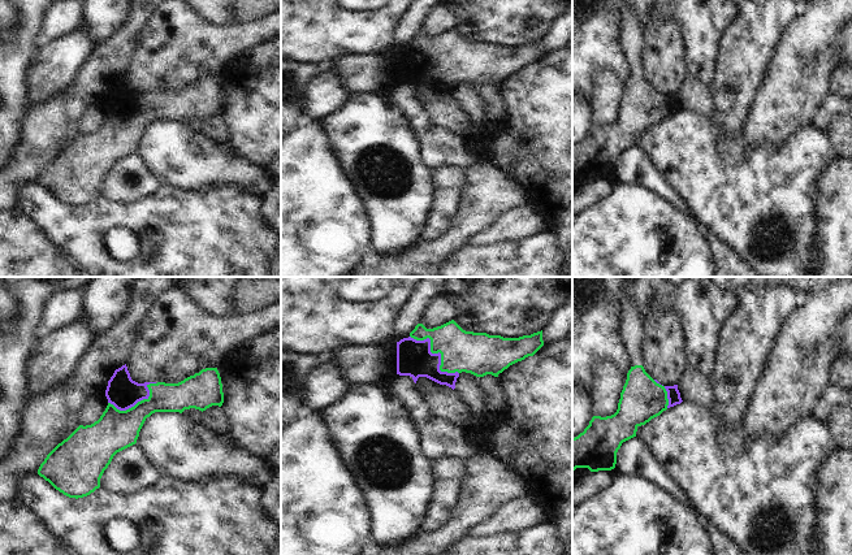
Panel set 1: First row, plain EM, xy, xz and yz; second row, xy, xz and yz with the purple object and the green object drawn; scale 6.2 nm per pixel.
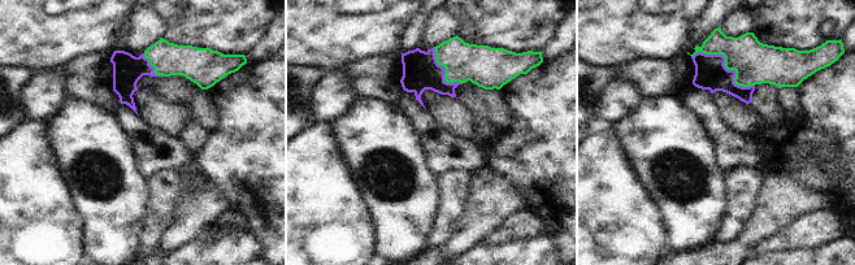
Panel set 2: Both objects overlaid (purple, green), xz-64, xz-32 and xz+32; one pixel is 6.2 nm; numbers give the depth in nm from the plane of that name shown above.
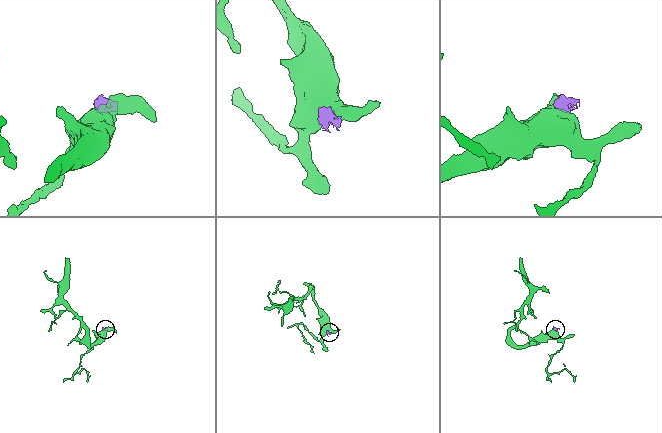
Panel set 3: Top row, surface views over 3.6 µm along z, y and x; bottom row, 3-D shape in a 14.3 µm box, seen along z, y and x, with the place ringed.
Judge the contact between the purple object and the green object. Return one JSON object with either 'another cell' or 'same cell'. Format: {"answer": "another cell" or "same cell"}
{"answer": "same cell"}

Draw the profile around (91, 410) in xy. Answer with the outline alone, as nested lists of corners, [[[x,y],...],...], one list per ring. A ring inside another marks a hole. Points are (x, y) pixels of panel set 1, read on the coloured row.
[[[90,395],[77,412],[79,425],[91,425],[100,419],[108,406],[107,396]]]

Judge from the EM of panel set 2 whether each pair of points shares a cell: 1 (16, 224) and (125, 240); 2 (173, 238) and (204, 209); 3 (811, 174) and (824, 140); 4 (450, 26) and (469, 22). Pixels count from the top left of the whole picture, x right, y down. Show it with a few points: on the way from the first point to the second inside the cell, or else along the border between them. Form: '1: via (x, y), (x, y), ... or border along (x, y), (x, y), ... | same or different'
1: border along (74, 204), (74, 209), (81, 218), (85, 251) | different
2: via (181, 230), (196, 214) | same
3: via (814, 166), (824, 156), (824, 148) | same
4: border along (448, 13), (458, 22), (458, 34) | different

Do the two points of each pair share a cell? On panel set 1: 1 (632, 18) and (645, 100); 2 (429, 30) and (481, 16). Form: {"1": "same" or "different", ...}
{"1": "same", "2": "different"}

